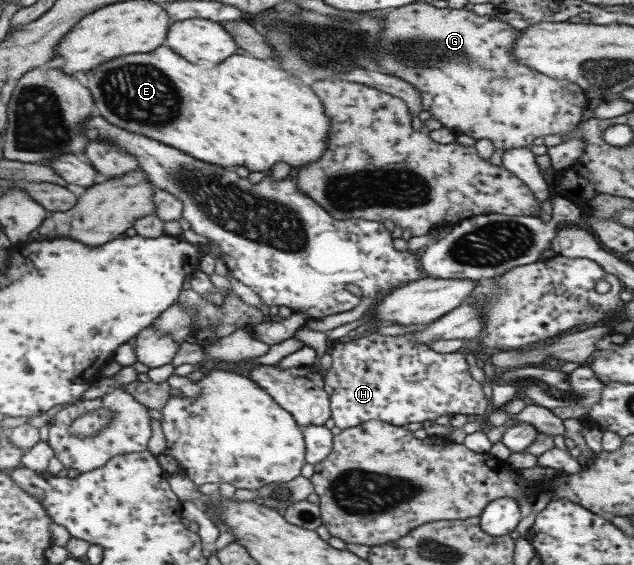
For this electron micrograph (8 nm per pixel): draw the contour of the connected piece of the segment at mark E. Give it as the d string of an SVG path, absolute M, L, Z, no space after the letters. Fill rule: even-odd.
M163 45L149 53L123 55L123 57L107 61L107 63L97 64L95 69L87 71L81 79L87 85L87 89L91 89L93 99L95 99L95 106L99 109L99 115L105 117L111 125L123 127L125 131L135 131L137 135L147 135L149 139L159 139L159 143L167 143L169 147L175 147L175 149L179 149L179 151L183 151L183 153L187 153L187 155L191 155L191 157L195 157L199 161L205 161L205 163L213 163L213 165L219 165L219 167L245 167L249 171L267 173L275 163L287 163L291 167L305 167L305 165L309 165L313 161L319 161L323 151L327 149L329 129L331 129L331 121L325 115L325 107L323 107L321 99L313 93L313 89L309 85L305 85L301 79L291 77L289 73L285 73L273 61L273 59L257 59L245 53L242 55L233 54L231 57L224 59L223 63L219 63L219 65L211 65L211 63L193 65L183 55L171 51L171 47Z

